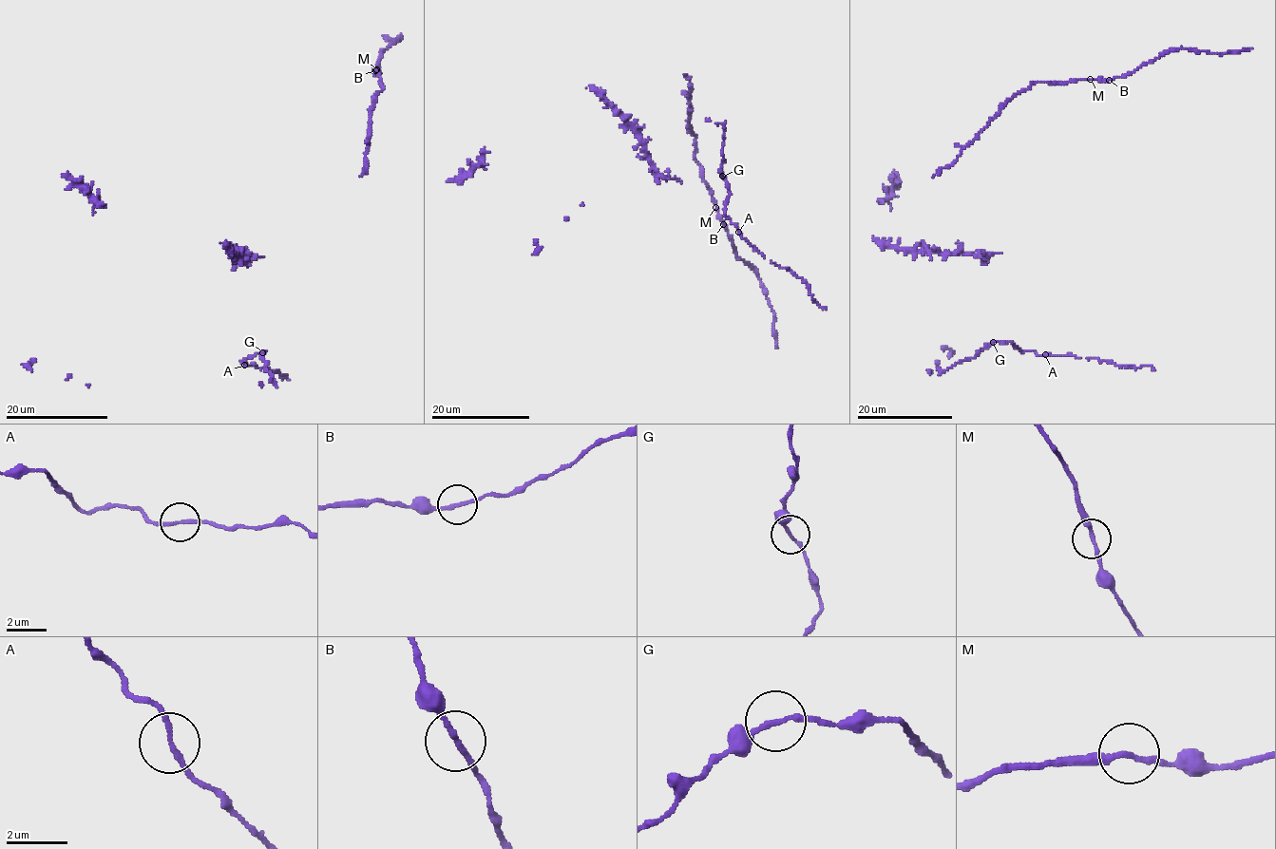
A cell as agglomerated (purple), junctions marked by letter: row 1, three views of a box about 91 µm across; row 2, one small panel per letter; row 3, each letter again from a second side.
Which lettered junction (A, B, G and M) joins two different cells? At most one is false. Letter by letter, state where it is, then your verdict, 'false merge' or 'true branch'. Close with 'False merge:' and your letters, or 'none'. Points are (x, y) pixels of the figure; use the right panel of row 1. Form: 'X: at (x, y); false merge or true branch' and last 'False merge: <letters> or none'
A: at (1045, 354); true branch
B: at (1109, 80); false merge
G: at (993, 342); true branch
M: at (1090, 79); true branch
False merge: B

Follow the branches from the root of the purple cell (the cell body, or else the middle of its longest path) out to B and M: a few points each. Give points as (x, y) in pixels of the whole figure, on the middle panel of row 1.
B: (685, 74), (691, 88), (687, 121), (695, 137), (694, 158), (723, 223)
M: (685, 74), (691, 88), (687, 121), (695, 137), (694, 158), (701, 167), (701, 177), (716, 206)

